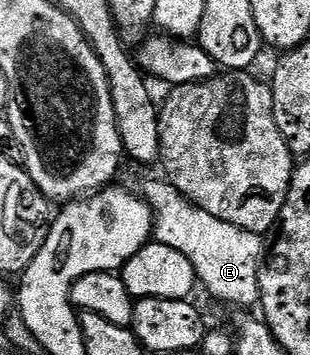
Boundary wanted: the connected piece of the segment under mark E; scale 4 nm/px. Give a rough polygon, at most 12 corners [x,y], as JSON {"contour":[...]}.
{"contour":[[149,184],[153,236],[217,300],[260,301],[262,233]]}

